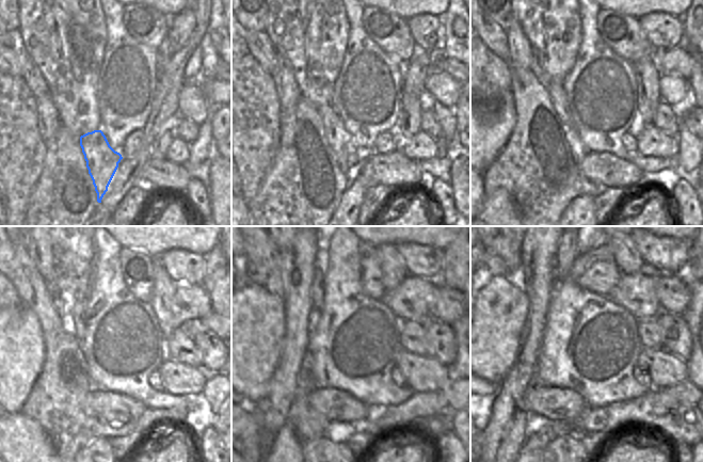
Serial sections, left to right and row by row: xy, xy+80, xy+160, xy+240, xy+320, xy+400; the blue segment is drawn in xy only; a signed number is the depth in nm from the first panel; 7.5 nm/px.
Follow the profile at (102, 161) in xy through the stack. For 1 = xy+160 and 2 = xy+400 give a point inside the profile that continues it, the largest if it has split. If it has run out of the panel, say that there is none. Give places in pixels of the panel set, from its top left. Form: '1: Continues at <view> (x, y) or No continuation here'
1: Continues at xy+160 (556, 91)
2: Continues at xy+400 (568, 253).

